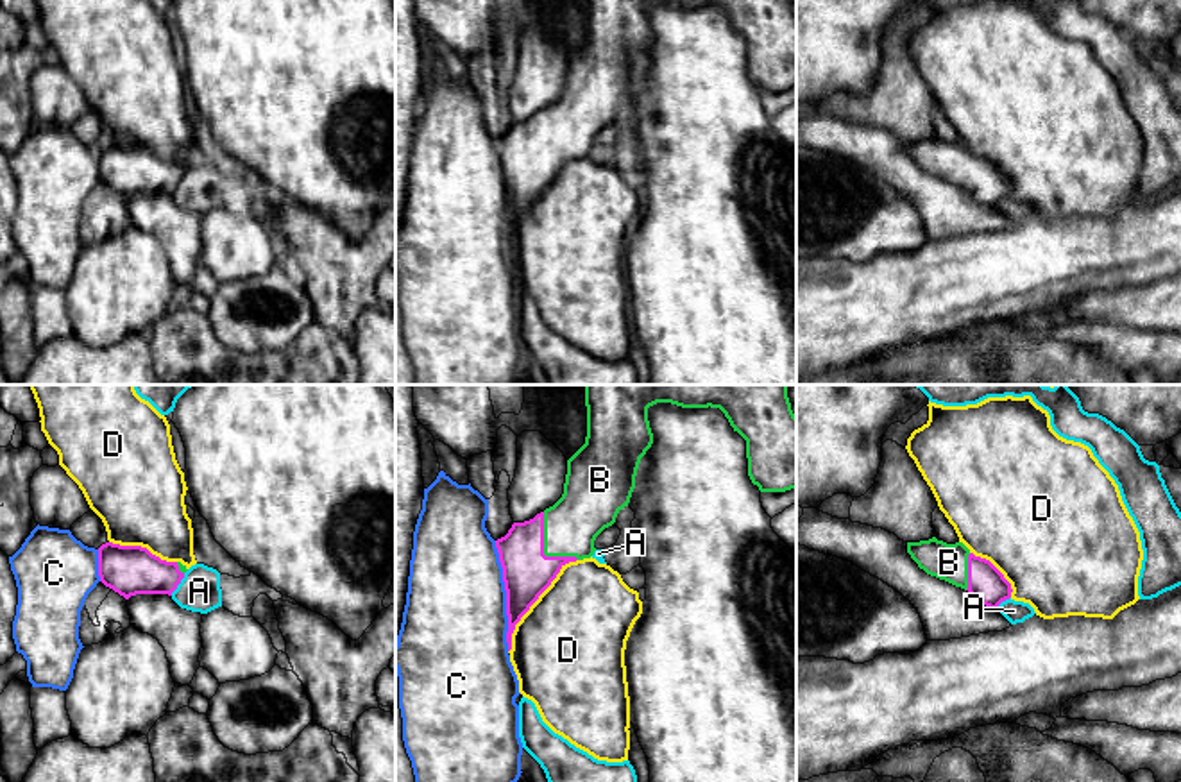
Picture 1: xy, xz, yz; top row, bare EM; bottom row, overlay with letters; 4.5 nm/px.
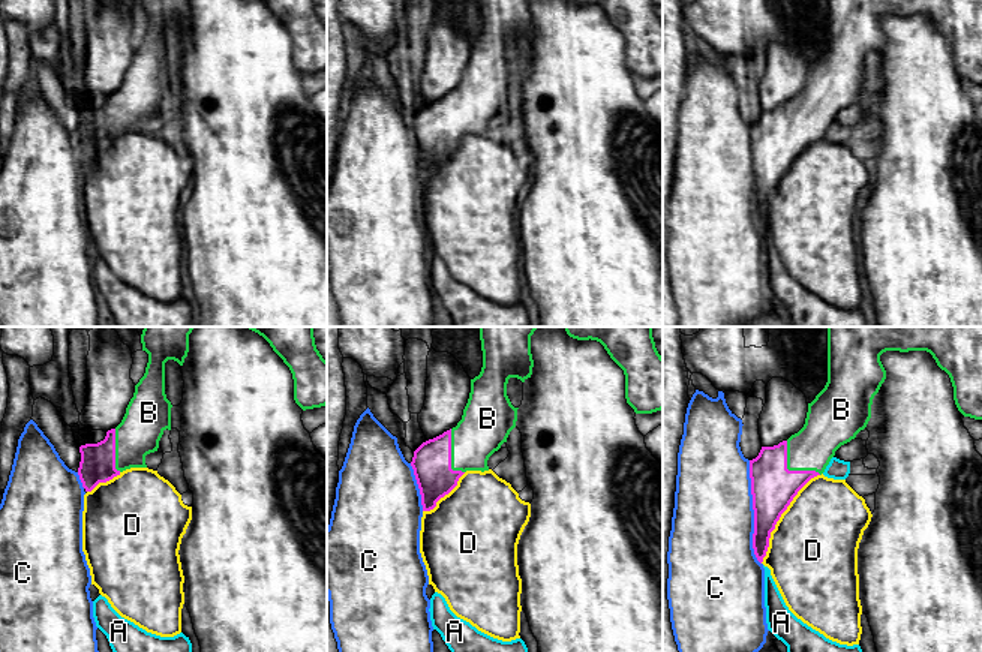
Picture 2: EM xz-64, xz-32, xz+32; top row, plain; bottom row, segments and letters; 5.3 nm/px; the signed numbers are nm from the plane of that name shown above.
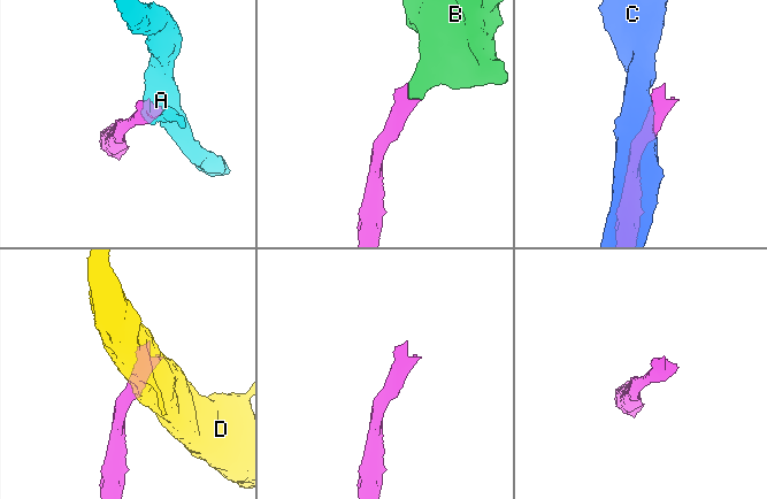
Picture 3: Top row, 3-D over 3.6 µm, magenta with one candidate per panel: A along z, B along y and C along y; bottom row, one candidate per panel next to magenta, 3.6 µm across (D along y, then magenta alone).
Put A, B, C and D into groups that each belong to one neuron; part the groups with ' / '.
A / B / C / D

